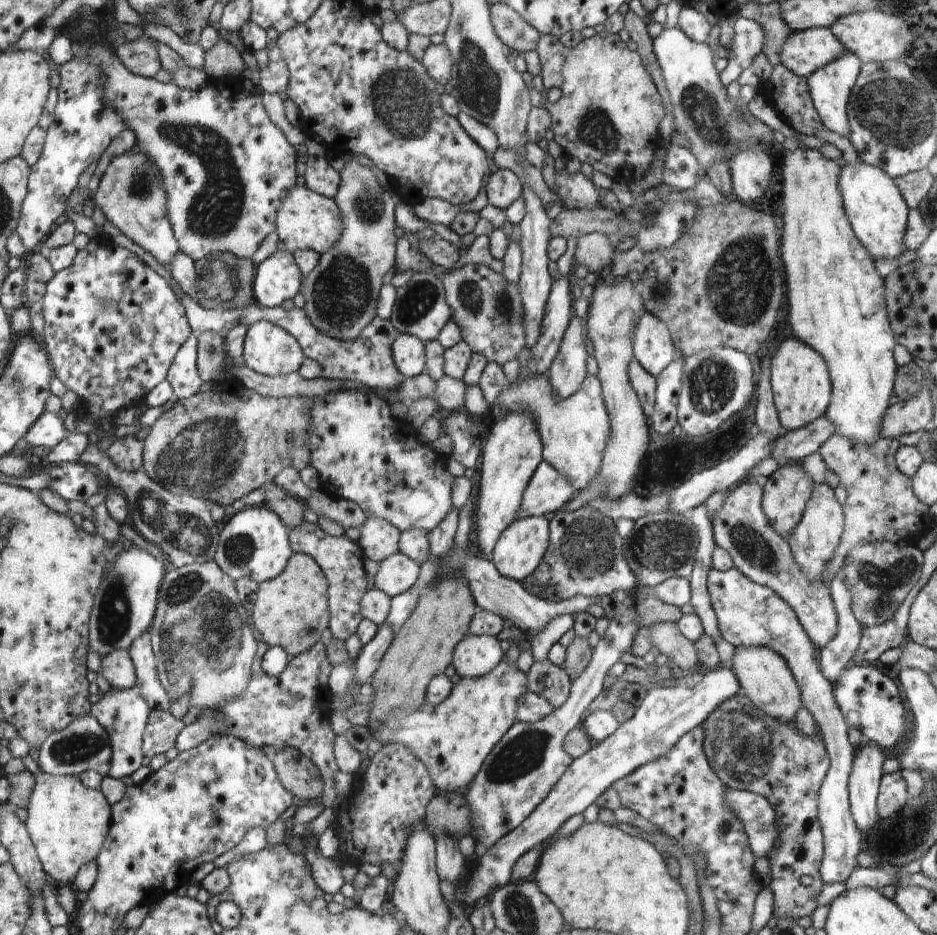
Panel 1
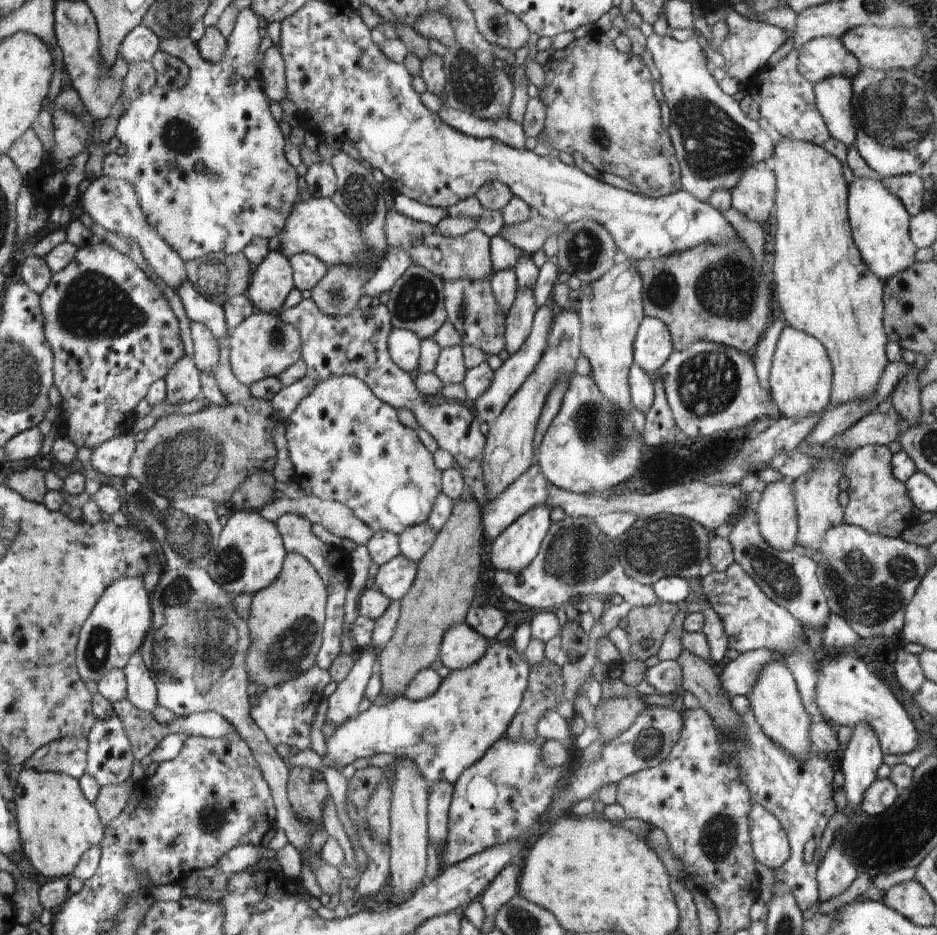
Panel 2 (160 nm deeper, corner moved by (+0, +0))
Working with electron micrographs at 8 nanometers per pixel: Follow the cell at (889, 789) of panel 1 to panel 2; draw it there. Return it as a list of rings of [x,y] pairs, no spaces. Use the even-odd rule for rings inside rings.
[[[890,778],[885,780],[876,779],[866,790],[860,809],[869,816],[884,814],[898,800],[898,796],[899,791]]]

